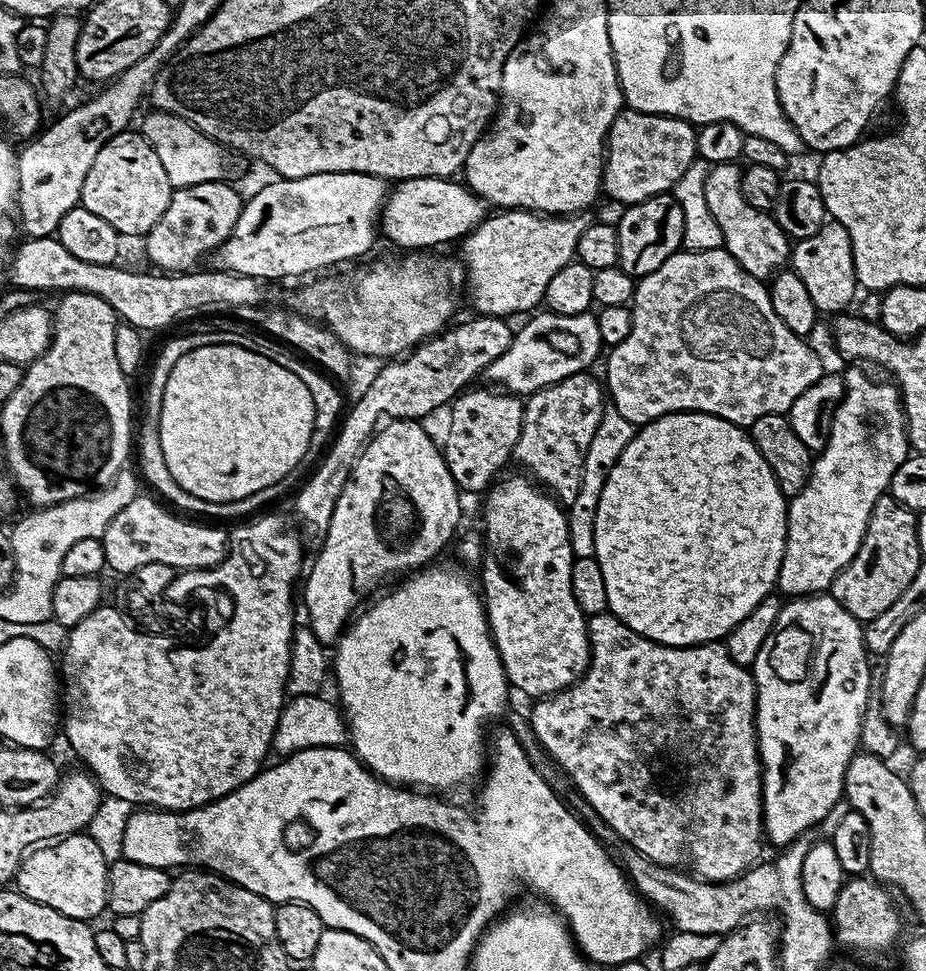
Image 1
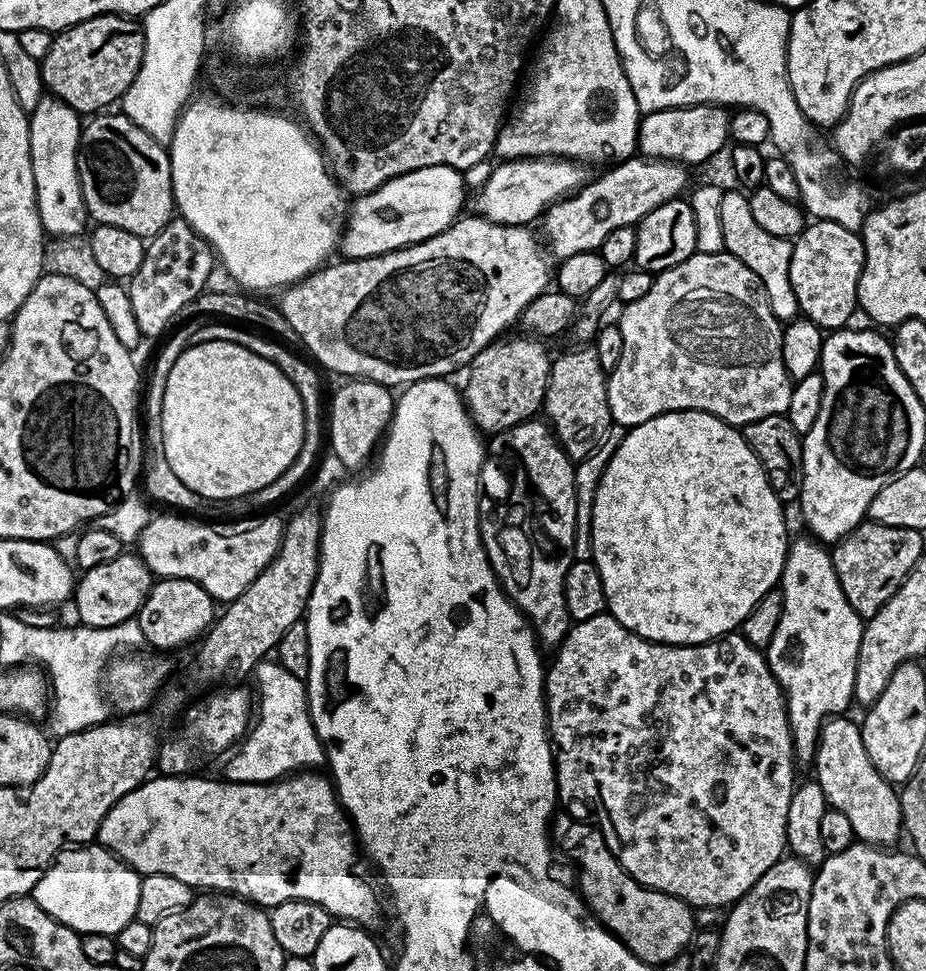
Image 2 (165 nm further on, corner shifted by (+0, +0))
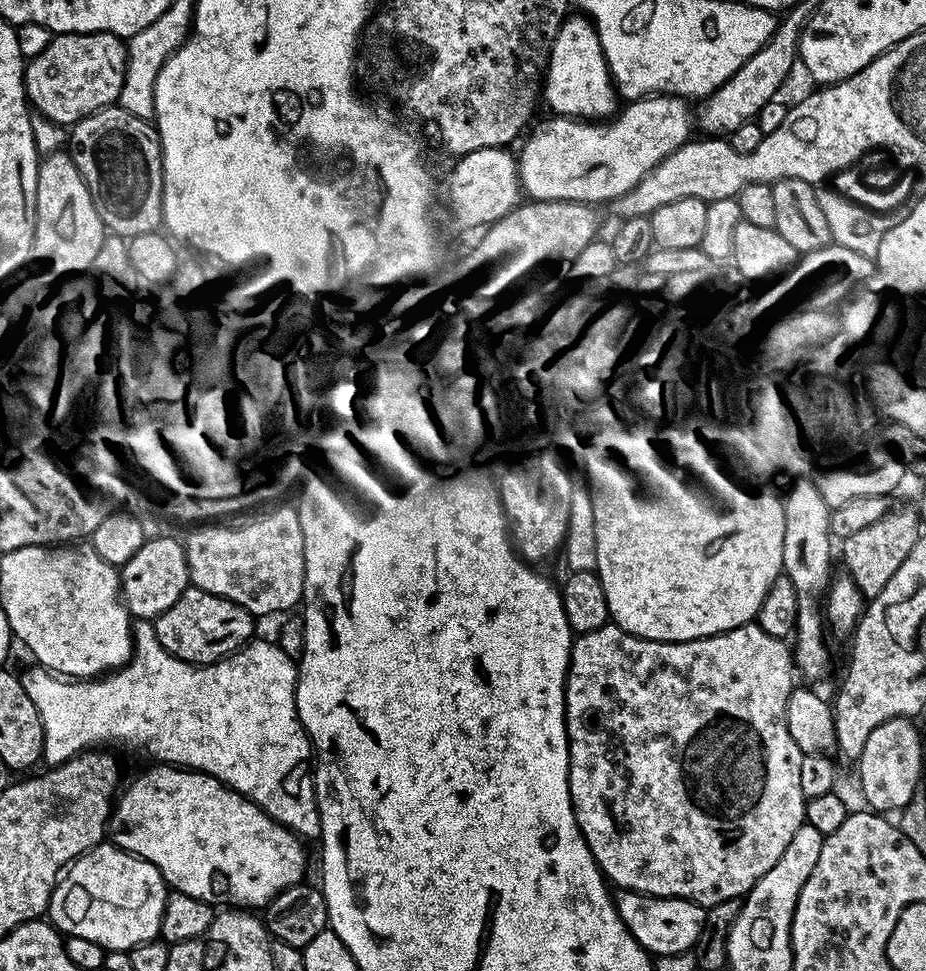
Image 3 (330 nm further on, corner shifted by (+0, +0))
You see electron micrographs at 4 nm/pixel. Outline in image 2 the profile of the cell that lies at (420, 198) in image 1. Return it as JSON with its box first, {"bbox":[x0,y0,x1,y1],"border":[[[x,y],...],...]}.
{"bbox":[474,156,586,225],"border":[[[530,156],[523,160],[506,160],[497,165],[476,196],[474,212],[499,224],[531,225],[531,220],[539,221],[557,200],[572,195],[586,183],[585,165],[574,160]]]}

